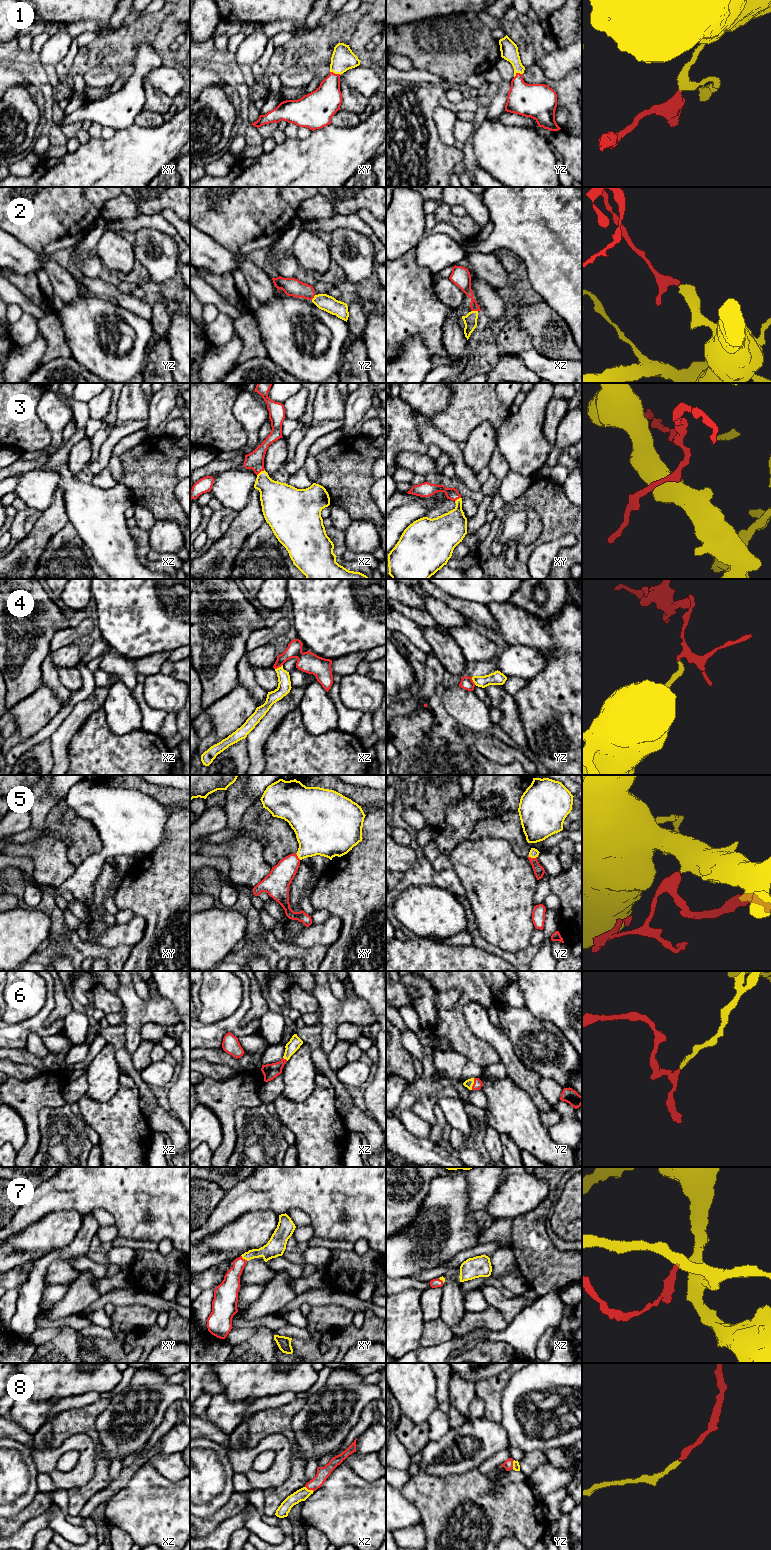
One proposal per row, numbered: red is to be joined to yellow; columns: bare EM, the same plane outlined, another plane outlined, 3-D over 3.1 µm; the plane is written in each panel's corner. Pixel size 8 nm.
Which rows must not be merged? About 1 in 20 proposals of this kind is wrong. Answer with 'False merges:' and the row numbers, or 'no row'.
False merges: no row

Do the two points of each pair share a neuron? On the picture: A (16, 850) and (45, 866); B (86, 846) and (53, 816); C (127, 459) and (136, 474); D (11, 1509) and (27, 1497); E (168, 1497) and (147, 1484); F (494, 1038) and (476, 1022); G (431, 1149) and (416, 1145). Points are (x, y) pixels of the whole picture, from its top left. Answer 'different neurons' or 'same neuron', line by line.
A: same neuron
B: same neuron
C: same neuron
D: same neuron
E: same neuron
F: same neuron
G: same neuron

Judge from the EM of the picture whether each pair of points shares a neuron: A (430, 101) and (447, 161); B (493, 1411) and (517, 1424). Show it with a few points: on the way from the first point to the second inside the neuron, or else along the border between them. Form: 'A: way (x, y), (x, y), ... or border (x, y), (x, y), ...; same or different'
A: way (429, 116), (432, 146); same
B: border (502, 1392), (501, 1420), (499, 1422); different

